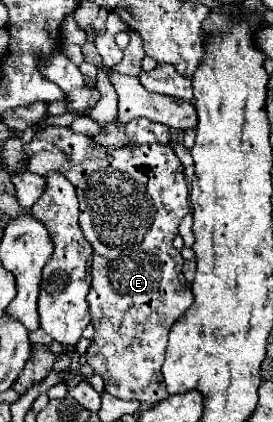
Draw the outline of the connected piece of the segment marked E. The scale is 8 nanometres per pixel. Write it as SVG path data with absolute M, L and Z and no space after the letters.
M42 127L36 131L36 137L24 145L26 153L30 155L28 161L28 171L38 173L38 175L48 175L48 173L62 173L76 189L76 195L80 199L80 227L88 239L88 243L94 247L94 263L92 263L92 285L90 285L90 293L88 293L88 303L90 303L90 315L92 315L92 323L94 323L94 339L92 345L88 347L88 365L92 365L92 369L104 379L104 387L110 395L120 397L120 399L136 399L140 403L146 405L154 405L160 403L168 397L168 391L164 389L164 381L162 381L162 363L164 363L164 353L166 353L166 337L170 327L176 323L176 319L182 317L182 313L192 305L194 295L190 291L184 289L184 285L180 283L180 275L182 275L182 265L184 259L180 255L180 251L176 251L172 247L174 237L178 235L178 225L182 221L182 217L186 217L190 213L190 201L188 201L188 183L184 179L184 167L180 163L180 159L174 155L170 145L136 145L136 147L120 147L120 149L104 149L104 145L96 145L96 141L92 141L90 135L82 135L82 133L74 133L70 127Z

